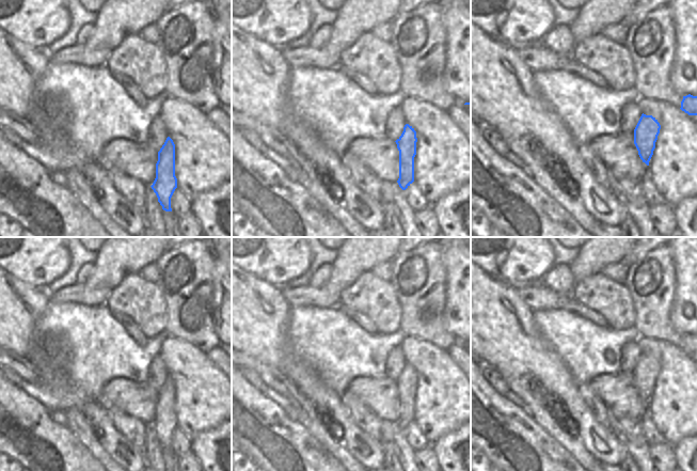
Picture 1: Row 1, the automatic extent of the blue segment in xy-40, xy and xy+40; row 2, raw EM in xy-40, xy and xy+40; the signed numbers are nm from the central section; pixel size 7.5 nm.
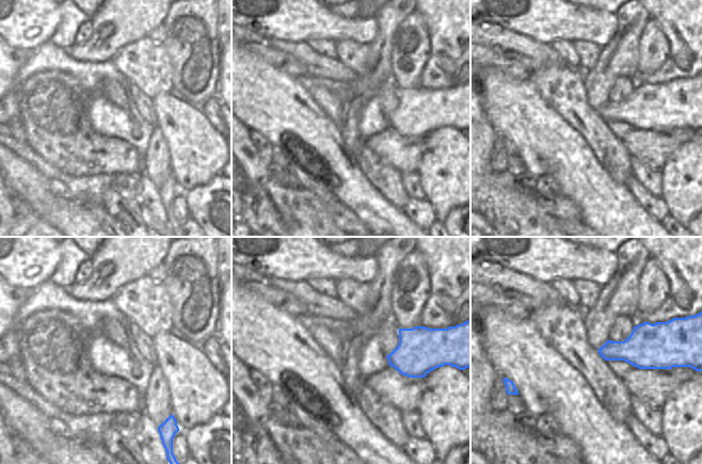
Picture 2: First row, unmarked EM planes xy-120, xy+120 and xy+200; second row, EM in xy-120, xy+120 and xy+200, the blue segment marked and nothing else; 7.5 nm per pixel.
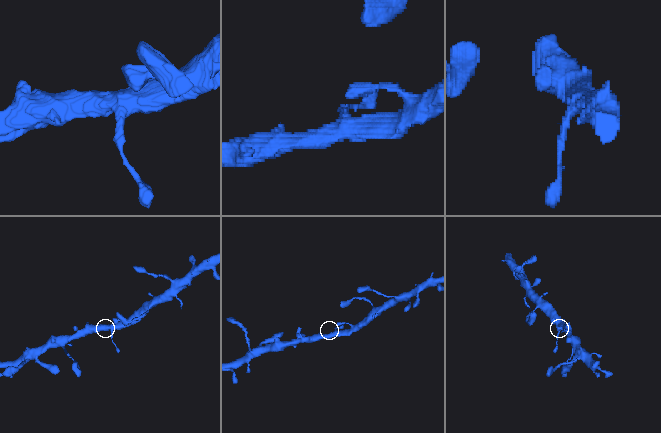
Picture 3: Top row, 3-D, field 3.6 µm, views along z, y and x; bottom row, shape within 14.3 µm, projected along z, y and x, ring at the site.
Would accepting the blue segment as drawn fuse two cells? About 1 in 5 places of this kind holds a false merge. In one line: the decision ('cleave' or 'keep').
keep

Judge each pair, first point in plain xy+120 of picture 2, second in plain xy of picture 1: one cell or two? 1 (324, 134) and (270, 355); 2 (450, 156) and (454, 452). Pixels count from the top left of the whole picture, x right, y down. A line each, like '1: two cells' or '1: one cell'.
1: one cell
2: two cells

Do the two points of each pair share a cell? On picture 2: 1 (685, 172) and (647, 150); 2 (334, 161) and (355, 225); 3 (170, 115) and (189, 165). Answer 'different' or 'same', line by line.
1: different
2: different
3: same

